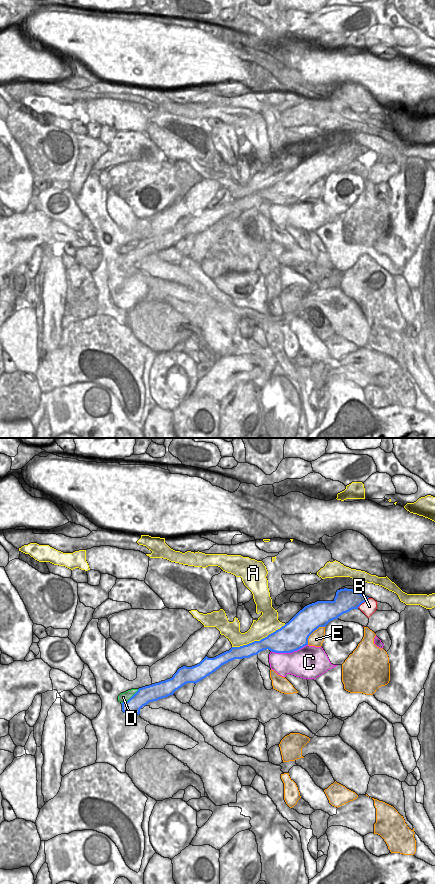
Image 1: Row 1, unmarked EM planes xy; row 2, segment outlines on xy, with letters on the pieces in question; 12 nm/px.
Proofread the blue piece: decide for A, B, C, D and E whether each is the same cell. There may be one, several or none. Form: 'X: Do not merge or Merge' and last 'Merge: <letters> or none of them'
A: Do not merge
B: Do not merge
C: Do not merge
D: Do not merge
E: Do not merge
Merge: none of them

